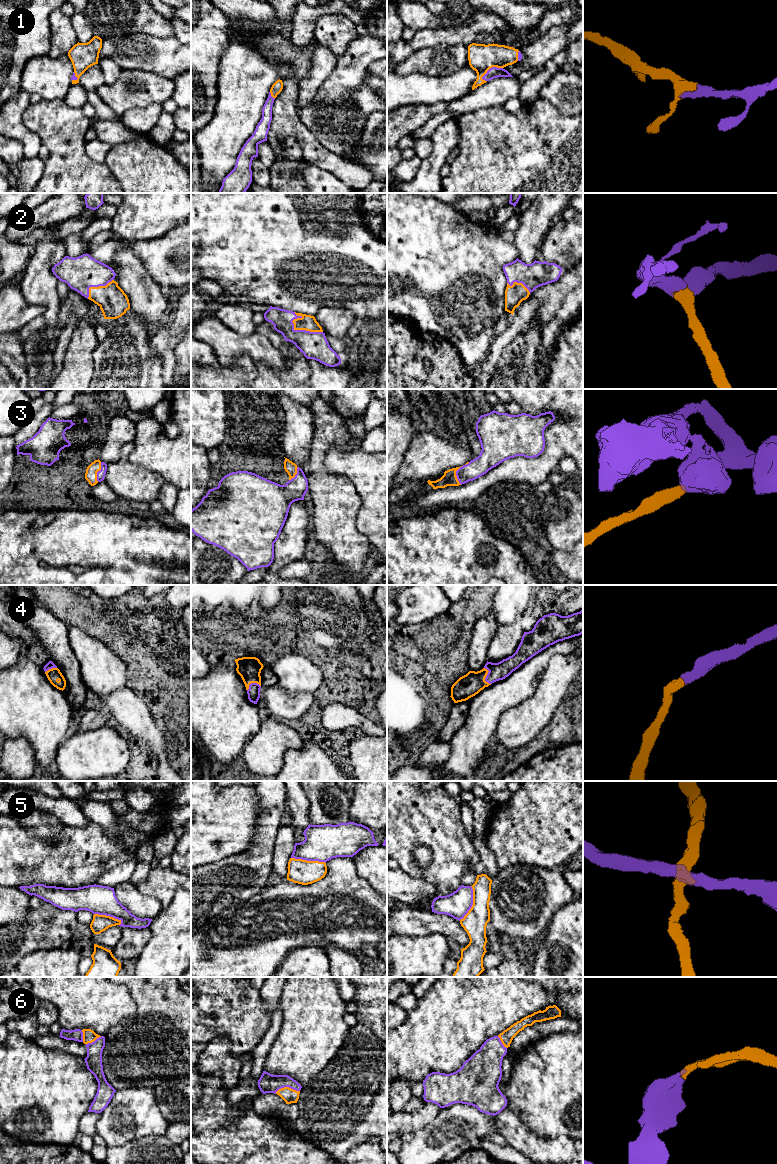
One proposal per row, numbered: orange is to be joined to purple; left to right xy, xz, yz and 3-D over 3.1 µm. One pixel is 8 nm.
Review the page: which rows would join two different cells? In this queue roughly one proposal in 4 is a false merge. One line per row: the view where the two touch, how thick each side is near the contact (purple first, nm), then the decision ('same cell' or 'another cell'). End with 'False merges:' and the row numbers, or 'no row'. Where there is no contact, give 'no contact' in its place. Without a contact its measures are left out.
1: yz | 90/220 nm | same cell
2: xz | 220/120 nm | same cell
3: xy | 60/100 nm | same cell
4: yz | 140/190 nm | same cell
5: yz | 200/190 nm | another cell
6: xz | 160/120 nm | same cell
False merges: 5

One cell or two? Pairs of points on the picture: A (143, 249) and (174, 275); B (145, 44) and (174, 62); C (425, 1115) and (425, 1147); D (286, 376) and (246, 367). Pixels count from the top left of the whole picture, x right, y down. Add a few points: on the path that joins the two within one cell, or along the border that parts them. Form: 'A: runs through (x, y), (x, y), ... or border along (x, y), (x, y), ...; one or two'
A: runs through (151, 252), (166, 267); one
B: runs through (152, 51), (156, 55), (167, 57); one
C: border along (440, 1108), (437, 1114), (422, 1128), (403, 1133); two
D: border along (254, 363), (257, 369), (256, 378); two

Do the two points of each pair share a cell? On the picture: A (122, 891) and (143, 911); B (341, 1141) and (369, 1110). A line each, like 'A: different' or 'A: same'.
A: same
B: same

